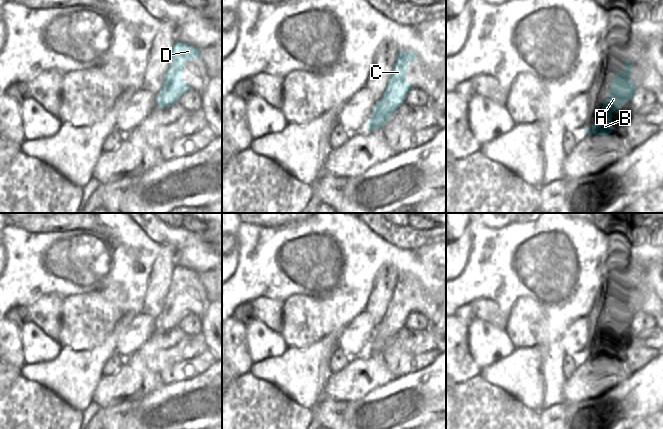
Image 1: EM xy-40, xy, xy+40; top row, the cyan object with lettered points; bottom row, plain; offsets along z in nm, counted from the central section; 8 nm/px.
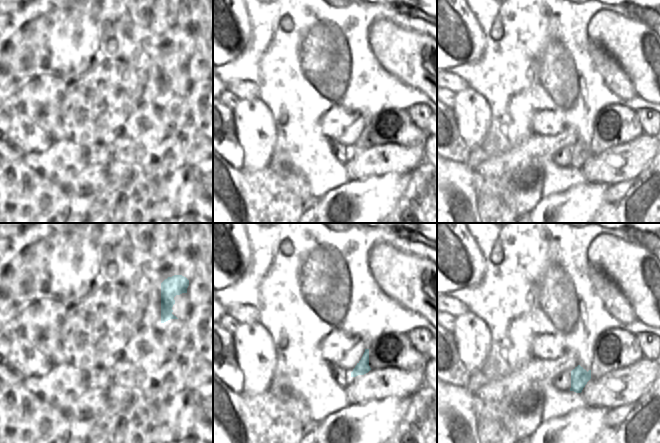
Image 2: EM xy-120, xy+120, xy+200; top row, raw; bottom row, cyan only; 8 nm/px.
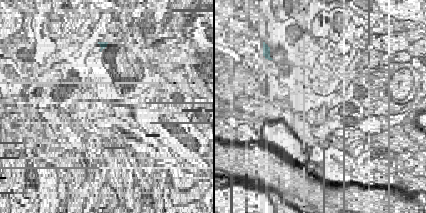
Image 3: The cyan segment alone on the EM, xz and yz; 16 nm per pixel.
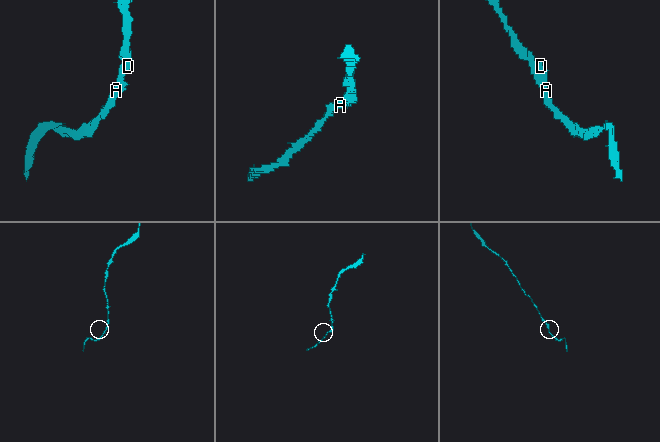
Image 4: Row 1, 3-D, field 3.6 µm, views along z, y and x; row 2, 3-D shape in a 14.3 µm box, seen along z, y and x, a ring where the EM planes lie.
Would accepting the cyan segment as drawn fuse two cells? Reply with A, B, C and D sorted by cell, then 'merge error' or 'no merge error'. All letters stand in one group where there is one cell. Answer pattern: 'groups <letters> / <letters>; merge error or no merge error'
groups A B C D; no merge error

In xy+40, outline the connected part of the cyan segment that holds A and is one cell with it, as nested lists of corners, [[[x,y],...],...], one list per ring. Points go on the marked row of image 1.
[[[627,58],[626,66],[613,78],[612,88],[602,106],[602,113],[598,116],[598,120],[589,129],[585,129],[583,133],[608,135],[612,132],[612,112],[634,98],[636,84],[629,80],[631,70],[631,61]]]

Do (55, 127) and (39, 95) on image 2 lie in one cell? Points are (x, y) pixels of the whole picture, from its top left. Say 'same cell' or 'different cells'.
same cell

